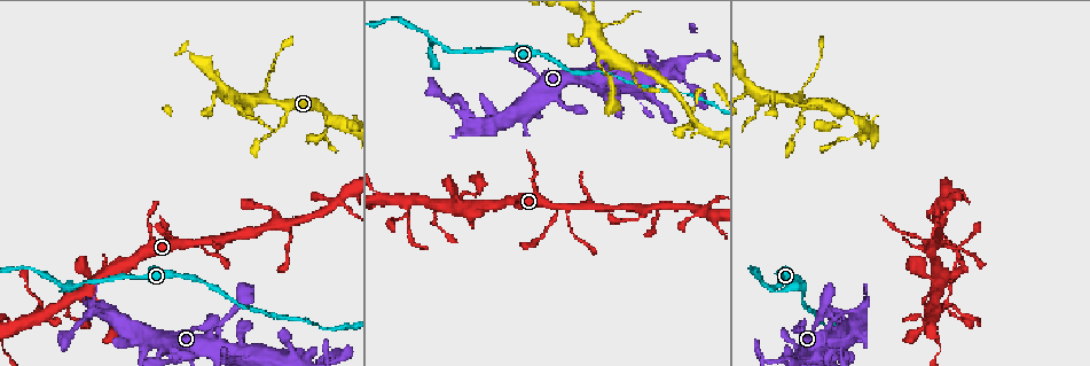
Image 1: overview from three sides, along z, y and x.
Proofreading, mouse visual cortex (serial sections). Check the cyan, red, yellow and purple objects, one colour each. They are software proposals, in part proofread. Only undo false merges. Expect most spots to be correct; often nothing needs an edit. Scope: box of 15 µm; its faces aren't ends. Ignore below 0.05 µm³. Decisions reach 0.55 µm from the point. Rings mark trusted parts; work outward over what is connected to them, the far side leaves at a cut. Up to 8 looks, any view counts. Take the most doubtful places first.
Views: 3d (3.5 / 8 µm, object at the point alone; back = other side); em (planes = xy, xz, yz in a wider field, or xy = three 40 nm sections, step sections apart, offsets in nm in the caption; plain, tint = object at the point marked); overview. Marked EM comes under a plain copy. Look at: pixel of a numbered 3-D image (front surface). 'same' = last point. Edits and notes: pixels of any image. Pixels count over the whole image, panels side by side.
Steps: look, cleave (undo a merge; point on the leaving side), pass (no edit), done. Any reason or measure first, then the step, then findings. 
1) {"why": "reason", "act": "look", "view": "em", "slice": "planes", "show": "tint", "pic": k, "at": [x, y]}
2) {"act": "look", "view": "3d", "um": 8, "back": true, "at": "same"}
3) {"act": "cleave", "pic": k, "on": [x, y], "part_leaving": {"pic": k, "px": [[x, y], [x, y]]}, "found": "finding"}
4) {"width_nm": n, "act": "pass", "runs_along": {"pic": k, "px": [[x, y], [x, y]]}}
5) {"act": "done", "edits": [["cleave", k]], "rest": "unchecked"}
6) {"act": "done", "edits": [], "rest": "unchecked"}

{"why": "arms part here", "act": "look", "view": "3d", "um": 8, "pic": 1, "at": [774, 288]}

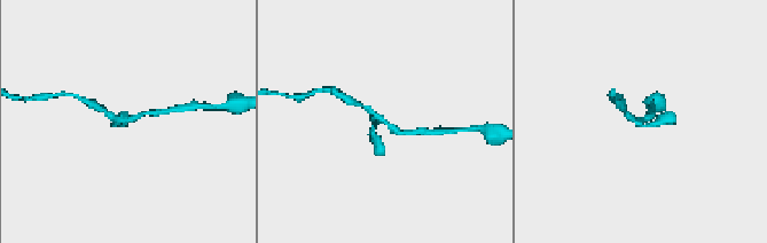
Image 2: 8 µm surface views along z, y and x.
{"arms": 3, "arm_widths_nm": [150, 200, 200], "act": "look", "view": "em", "slice": "xy", "step": 1, "show": "tint", "pic": 2, "at": [125, 120]}

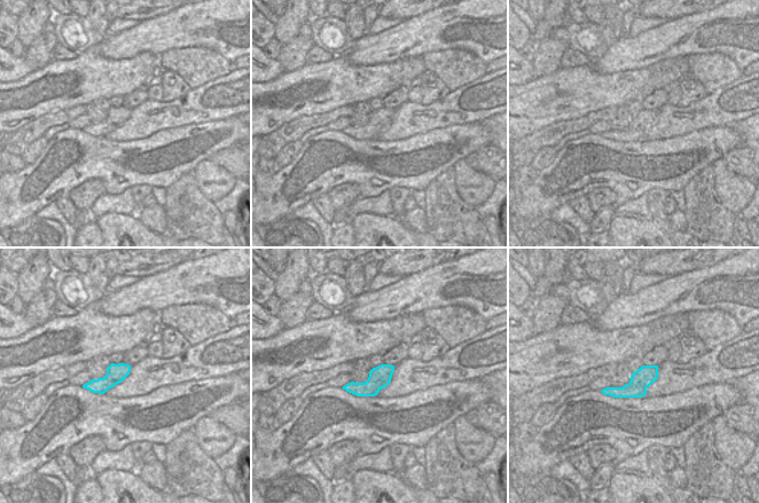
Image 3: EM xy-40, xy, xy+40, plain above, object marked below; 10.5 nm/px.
{"act": "pass", "runs_along": {"pic": 2, "px": [[409, 132], [393, 130], [355, 102]]}, "found": "one cell here"}

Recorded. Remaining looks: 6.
{"why": "branch point", "act": "look", "view": "3d", "um": 3.5, "pic": 1, "at": [263, 98]}

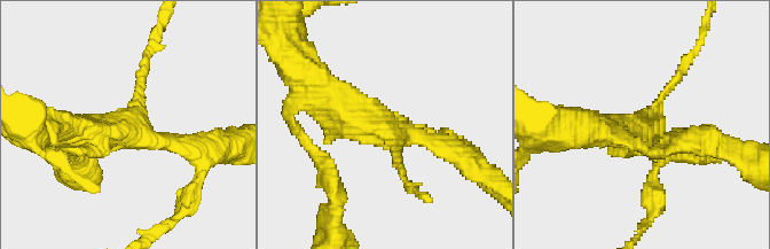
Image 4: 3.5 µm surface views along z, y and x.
{"arms": 3, "arm_widths_nm": [150, 250, 450], "act": "look", "view": "em", "slice": "xy", "step": 5, "show": "tint", "pic": 4, "at": [393, 131]}

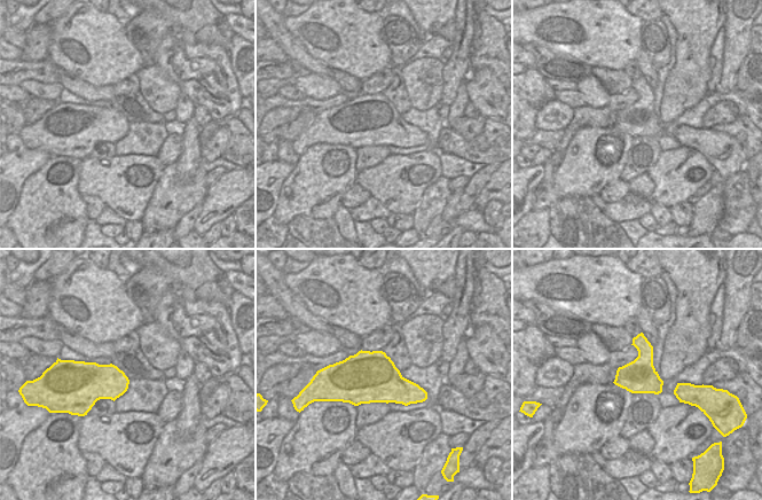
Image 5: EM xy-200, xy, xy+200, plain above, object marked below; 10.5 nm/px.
{"act": "pass", "found": "all the same cell"}

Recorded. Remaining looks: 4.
{"why": "thin neck", "act": "look", "view": "3d", "um": 3.5, "pic": 1, "at": [330, 116]}

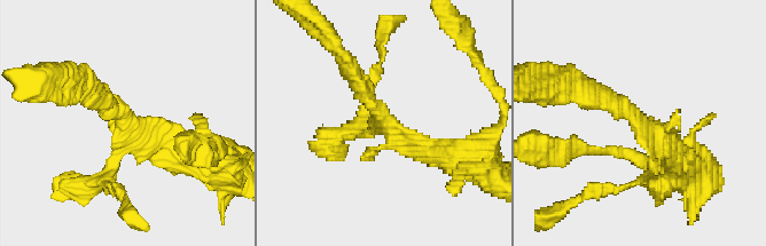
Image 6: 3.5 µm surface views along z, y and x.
{"why": "shape alone is not enough", "act": "look", "view": "em", "slice": "xy", "step": 3, "show": "tint", "pic": 6, "at": [637, 124]}

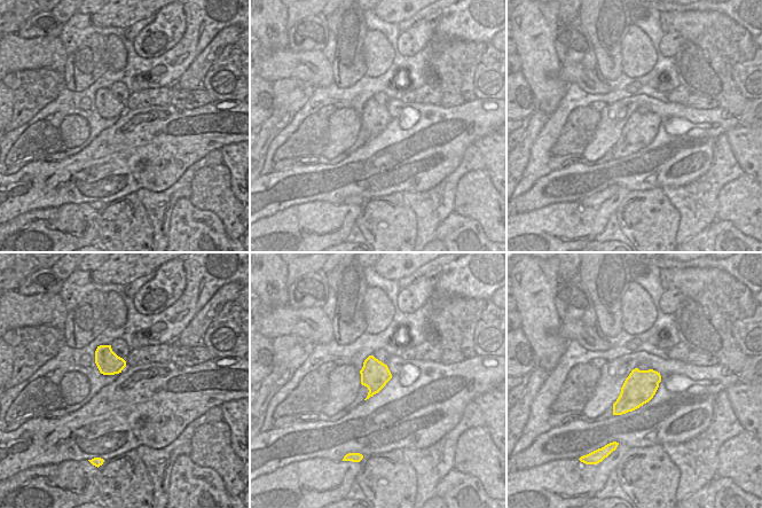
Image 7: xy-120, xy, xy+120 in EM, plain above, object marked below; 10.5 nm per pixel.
{"width_nm": 300, "act": "pass", "runs_along": {"pic": 6, "px": [[344, 63], [390, 131], [439, 153]]}, "found": "one cell here"}

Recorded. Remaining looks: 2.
{"act": "done", "edits": [], "rest": "unchecked"}

